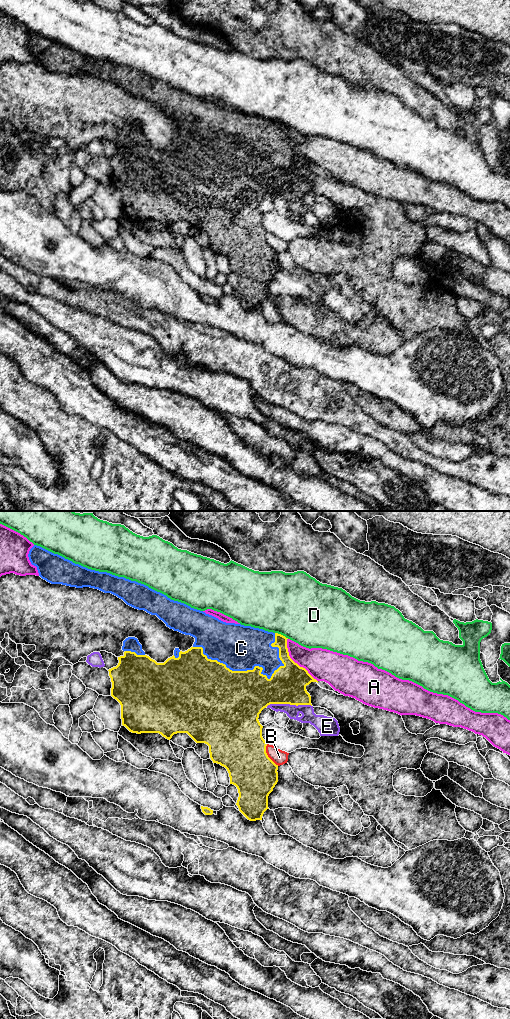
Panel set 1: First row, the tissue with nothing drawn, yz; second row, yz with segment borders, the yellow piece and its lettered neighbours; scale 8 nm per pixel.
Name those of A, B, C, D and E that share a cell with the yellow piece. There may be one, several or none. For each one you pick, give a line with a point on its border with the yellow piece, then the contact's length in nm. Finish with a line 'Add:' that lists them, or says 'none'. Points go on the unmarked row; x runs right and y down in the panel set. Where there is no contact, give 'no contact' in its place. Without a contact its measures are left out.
C: meets yellow in yz at (240, 159); contact 750 nm long
Add: C

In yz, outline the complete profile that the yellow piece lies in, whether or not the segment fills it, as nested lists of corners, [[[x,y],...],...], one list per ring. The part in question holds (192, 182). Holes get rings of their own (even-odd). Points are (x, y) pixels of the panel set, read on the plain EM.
[[[37,33],[30,37],[28,45],[31,52],[37,55],[39,64],[51,72],[76,76],[90,75],[111,81],[135,97],[156,103],[170,117],[195,126],[190,137],[182,140],[175,136],[174,143],[164,151],[157,151],[147,144],[137,126],[126,126],[122,134],[124,143],[118,145],[119,151],[116,155],[108,158],[112,170],[111,184],[120,191],[122,213],[130,220],[159,221],[168,228],[174,222],[187,221],[196,231],[207,232],[213,251],[227,257],[230,272],[238,277],[236,293],[239,299],[250,309],[262,308],[264,300],[269,297],[268,284],[278,270],[278,253],[266,241],[267,231],[262,225],[263,214],[258,208],[259,202],[270,192],[312,194],[306,174],[311,170],[318,171],[305,156],[290,146],[288,126],[251,114],[223,110],[203,99],[171,88],[144,72],[88,57]]]

